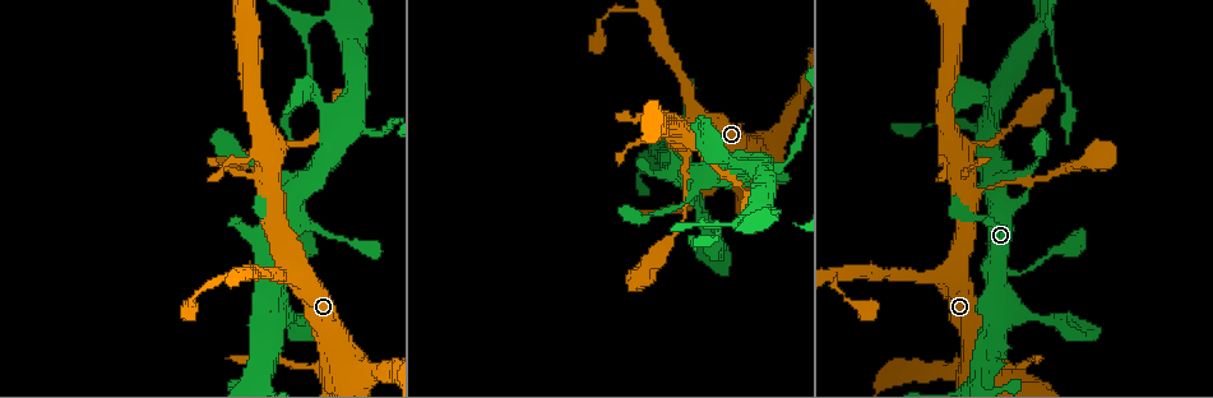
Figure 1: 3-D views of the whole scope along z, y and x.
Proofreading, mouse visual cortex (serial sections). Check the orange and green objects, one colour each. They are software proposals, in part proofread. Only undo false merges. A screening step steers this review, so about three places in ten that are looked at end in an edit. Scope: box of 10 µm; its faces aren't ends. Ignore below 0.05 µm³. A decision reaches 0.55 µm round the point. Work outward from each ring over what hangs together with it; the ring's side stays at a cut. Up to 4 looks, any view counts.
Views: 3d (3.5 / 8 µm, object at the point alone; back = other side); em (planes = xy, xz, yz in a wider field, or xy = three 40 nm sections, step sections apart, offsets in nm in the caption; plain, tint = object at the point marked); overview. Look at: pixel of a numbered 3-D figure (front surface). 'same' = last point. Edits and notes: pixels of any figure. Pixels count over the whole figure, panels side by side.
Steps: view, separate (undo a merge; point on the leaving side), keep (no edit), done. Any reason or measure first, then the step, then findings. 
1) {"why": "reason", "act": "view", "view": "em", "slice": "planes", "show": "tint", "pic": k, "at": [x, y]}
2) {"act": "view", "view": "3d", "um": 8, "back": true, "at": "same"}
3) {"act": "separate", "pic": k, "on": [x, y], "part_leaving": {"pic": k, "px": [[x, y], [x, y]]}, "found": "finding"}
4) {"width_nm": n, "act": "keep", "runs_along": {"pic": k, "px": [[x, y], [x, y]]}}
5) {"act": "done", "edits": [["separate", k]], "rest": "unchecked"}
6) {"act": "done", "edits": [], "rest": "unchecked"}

{"why": "thin arm on a thick one", "act": "view", "view": "3d", "um": 3.5, "back": true, "pic": 1, "at": [684, 155]}

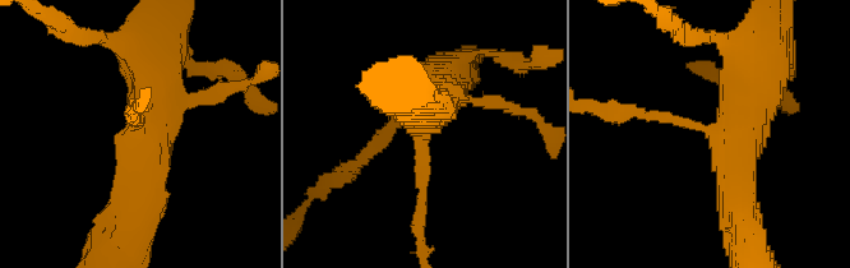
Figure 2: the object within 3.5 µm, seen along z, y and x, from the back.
{"act": "view", "view": "em", "slice": "xy", "step": 5, "show": "tint", "pic": 2, "at": [421, 133]}

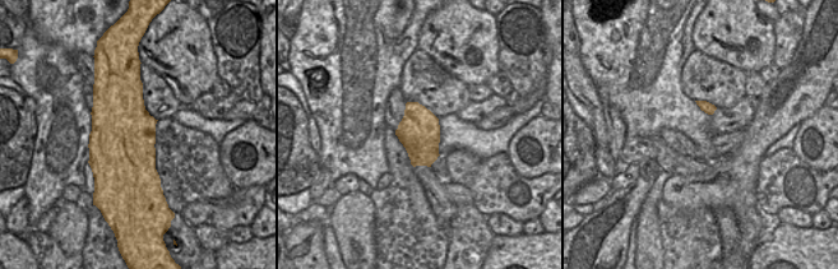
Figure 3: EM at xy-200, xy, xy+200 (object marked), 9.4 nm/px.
{"act": "keep", "runs_along": {"pic": 2, "px": [[132, 227], [155, 59]]}, "found": "continuous, no second cell"}

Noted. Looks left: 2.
{"why": "four-way junction", "act": "view", "view": "3d", "um": 3.5, "pic": 1, "at": [345, 122]}

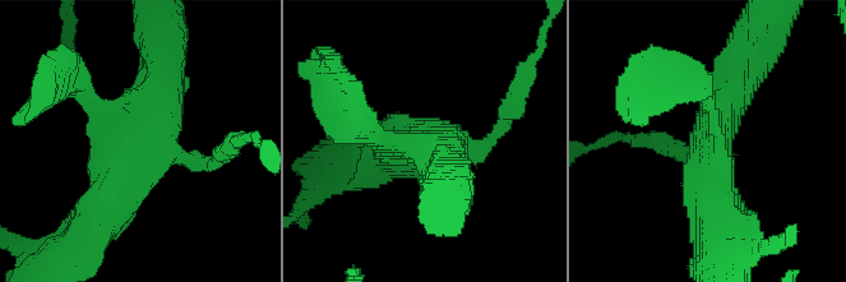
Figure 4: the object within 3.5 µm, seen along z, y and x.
{"why": "now the EM", "act": "view", "view": "em", "slice": "xy", "step": 1, "show": "tint", "pic": 4, "at": [144, 144]}

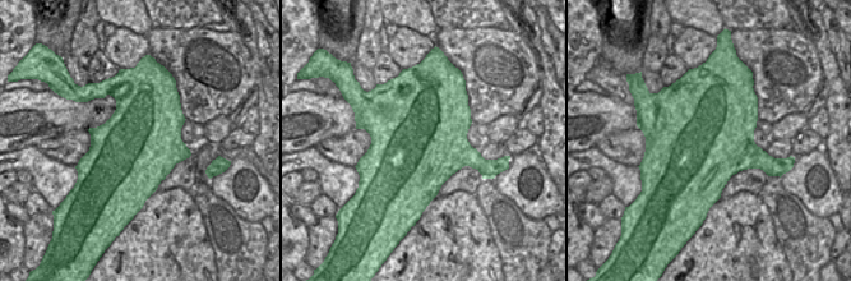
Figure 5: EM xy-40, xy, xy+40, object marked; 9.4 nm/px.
{"arm_widths_nm": [150, 150, 500, 600], "act": "keep", "runs_along": {"pic": 4, "px": [[102, 213], [142, 155], [161, 69]]}, "found": "one cell here"}

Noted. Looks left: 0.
{"act": "done", "edits": [], "rest": "unchecked"}

